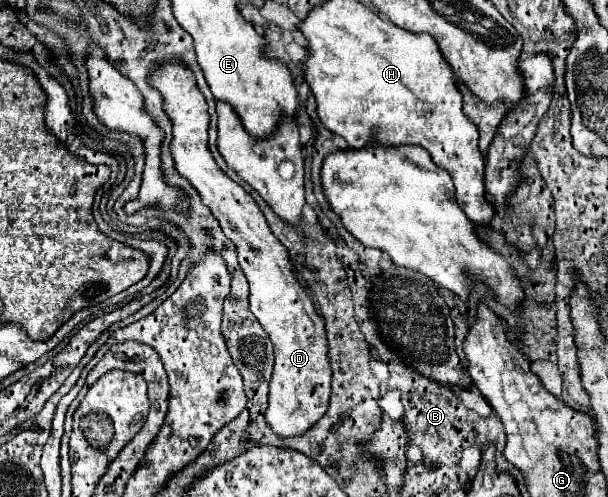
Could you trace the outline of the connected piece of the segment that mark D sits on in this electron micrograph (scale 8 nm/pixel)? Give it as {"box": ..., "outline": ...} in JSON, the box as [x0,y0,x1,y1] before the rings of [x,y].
{"box":[150,62,332,438],"outline":[[[172,62],[156,68],[150,84],[164,96],[164,110],[174,124],[174,138],[170,146],[176,170],[198,190],[202,202],[212,210],[224,234],[236,244],[240,268],[250,282],[250,312],[274,344],[276,362],[270,378],[266,422],[282,438],[304,434],[324,416],[330,400],[332,372],[324,320],[318,314],[304,278],[300,278],[300,272],[292,266],[288,252],[272,234],[254,198],[232,178],[228,178],[214,162],[208,150],[208,106],[196,88],[192,72],[186,66]]]}

